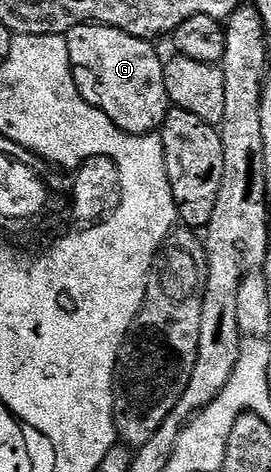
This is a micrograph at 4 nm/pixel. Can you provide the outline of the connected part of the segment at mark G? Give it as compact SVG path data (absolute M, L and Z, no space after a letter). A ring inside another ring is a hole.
M79 25L69 31L66 40L74 83L82 99L105 113L122 131L139 137L146 133L156 133L168 117L170 108L164 78L165 62L160 61L159 55L156 54L157 46L151 41L143 41L134 35L126 35L126 31L118 31L114 27L105 25Z

